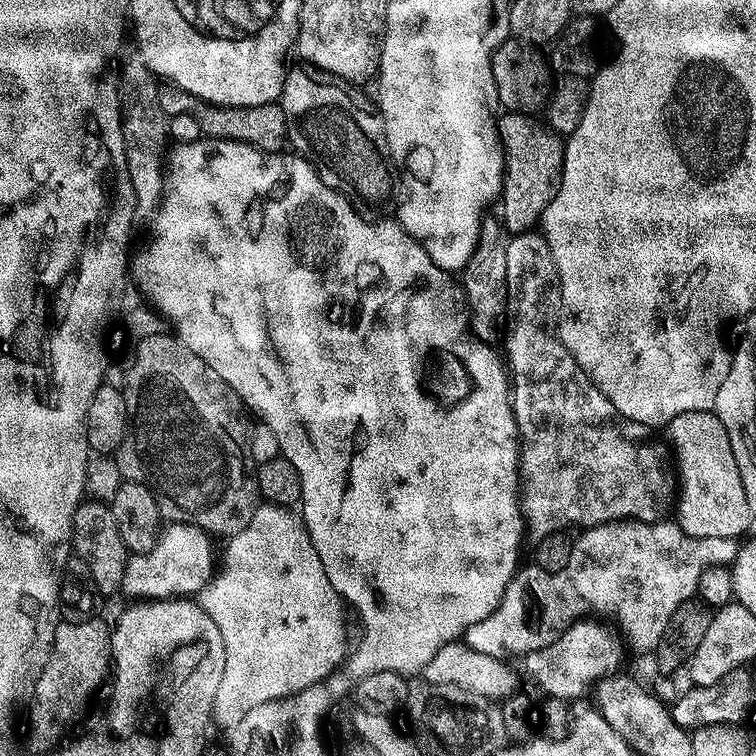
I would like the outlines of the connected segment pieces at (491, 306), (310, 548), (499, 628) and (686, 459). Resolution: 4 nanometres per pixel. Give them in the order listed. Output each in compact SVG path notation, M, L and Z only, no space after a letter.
M485 219L480 225L479 240L476 243L474 254L467 260L467 266L462 270L462 282L460 286L464 295L466 294L466 304L470 313L469 325L473 335L481 342L492 341L499 337L498 320L503 319L507 309L508 287L507 279L507 259L506 259L506 238L501 223Z
M267 502L257 506L250 526L225 543L228 545L224 548L224 561L219 561L218 571L198 596L198 604L218 628L226 652L223 687L216 701L219 720L224 725L240 720L248 708L268 697L292 696L312 684L327 681L336 663L338 668L346 656L346 605L334 586L330 586L303 519L292 512L295 511Z
M535 564L523 565L508 584L498 608L468 628L464 642L480 654L503 660L510 654L526 656L529 652L548 648L564 628L591 617L596 611L596 608L572 608L572 600L568 600L568 584L564 584L564 572L568 572L568 564L553 573L543 571Z
M686 410L686 414L678 414L667 424L666 432L678 469L678 523L682 531L694 538L743 537L743 532L754 524L754 518L746 502L738 462L734 462L730 434L726 434L726 426L722 426L715 411Z

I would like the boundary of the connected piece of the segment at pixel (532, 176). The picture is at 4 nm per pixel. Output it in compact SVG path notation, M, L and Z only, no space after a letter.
M505 111L496 121L496 133L504 149L504 186L498 200L498 208L504 211L503 227L512 234L531 232L544 217L554 194L558 194L564 169L565 141L535 115L526 113Z

